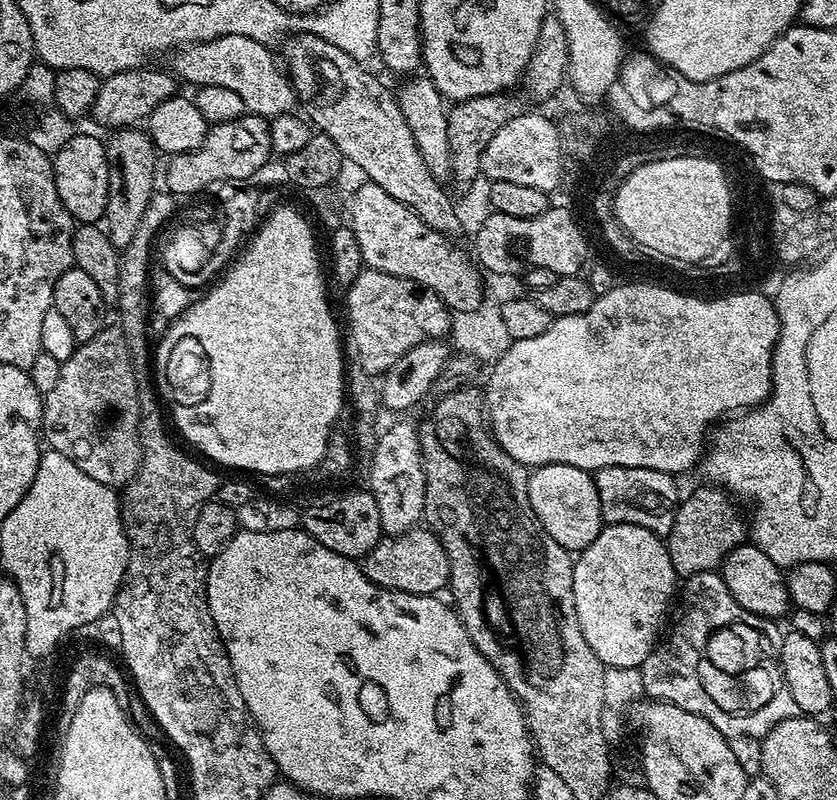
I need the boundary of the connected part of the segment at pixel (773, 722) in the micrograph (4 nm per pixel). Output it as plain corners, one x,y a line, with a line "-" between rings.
719,571
687,577
678,592
678,608
679,604
680,617
677,618
676,625
675,620
671,625
672,633
670,628
666,639
657,644
655,650
639,667
645,697
665,700
667,704
673,704
682,710
690,710
690,714
706,718
706,722
713,724
723,736
729,738
762,738
770,729
778,726
778,722
801,715
798,702
790,698
790,690
780,669
778,645
782,632
781,629
776,629
776,620
755,616
750,614
750,610
738,606
738,602
734,602
734,594
730,594

